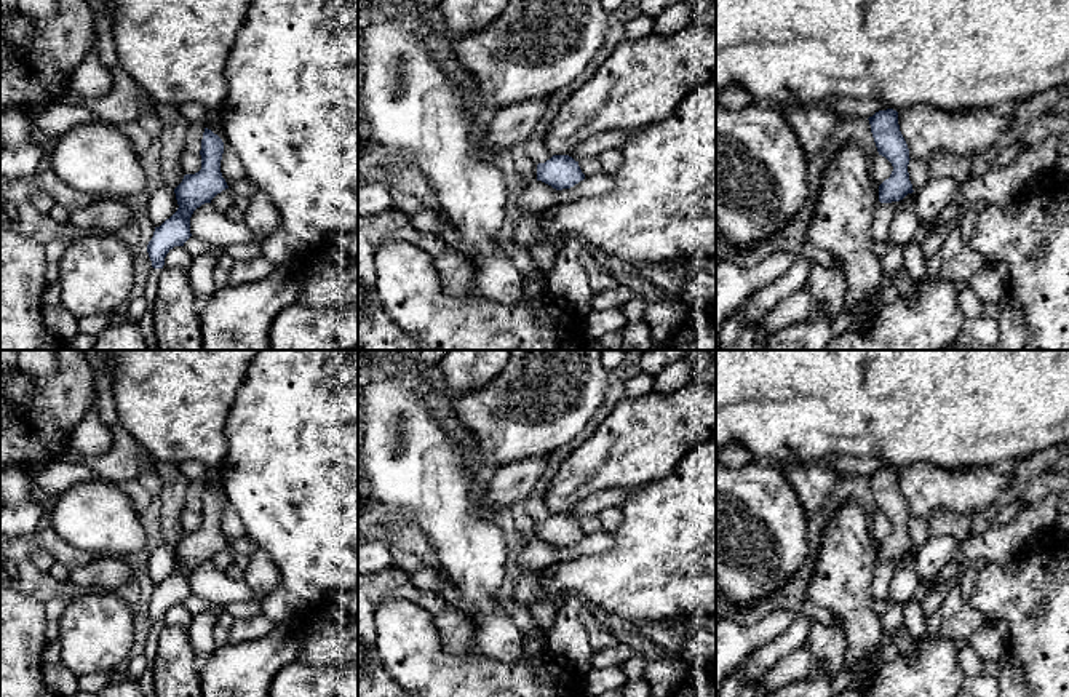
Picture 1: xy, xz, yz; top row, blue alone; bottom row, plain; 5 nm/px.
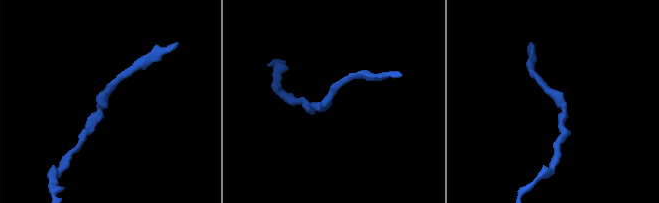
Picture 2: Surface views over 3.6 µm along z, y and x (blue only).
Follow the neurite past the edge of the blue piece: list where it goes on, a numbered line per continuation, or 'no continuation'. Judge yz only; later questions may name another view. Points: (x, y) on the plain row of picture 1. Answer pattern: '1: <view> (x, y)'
no continuation

